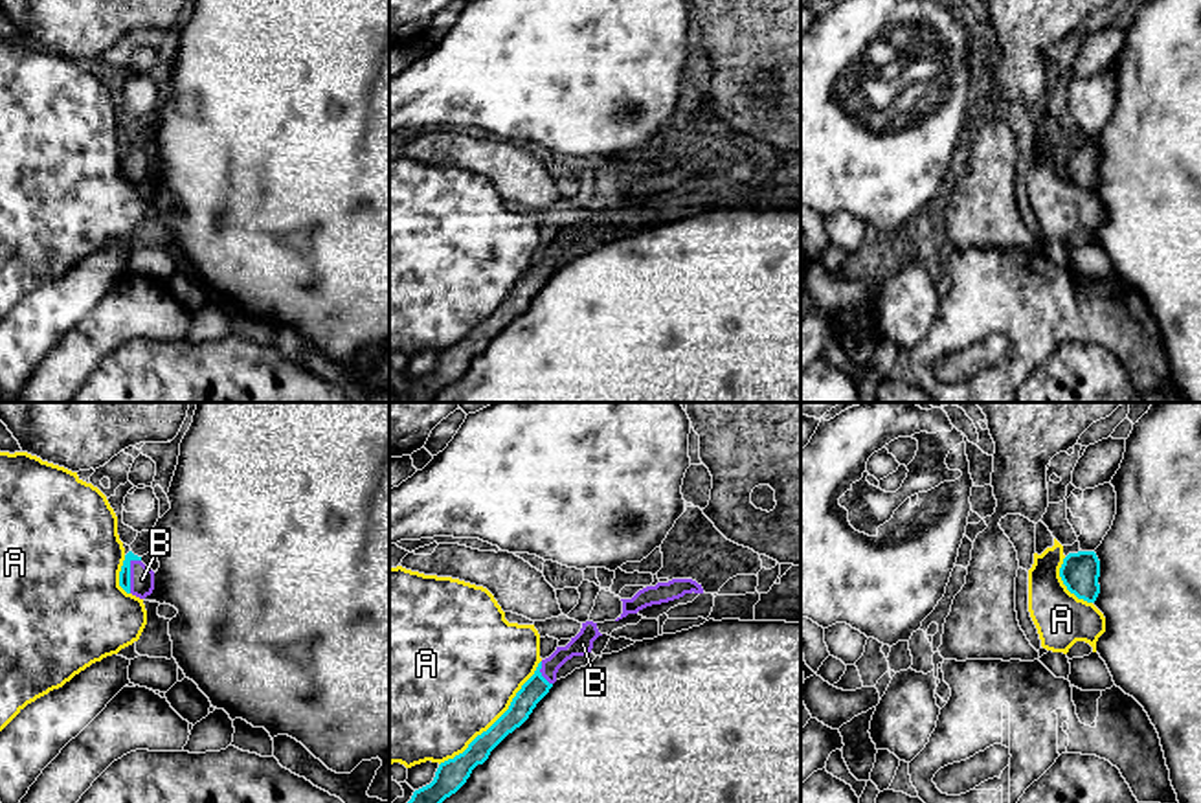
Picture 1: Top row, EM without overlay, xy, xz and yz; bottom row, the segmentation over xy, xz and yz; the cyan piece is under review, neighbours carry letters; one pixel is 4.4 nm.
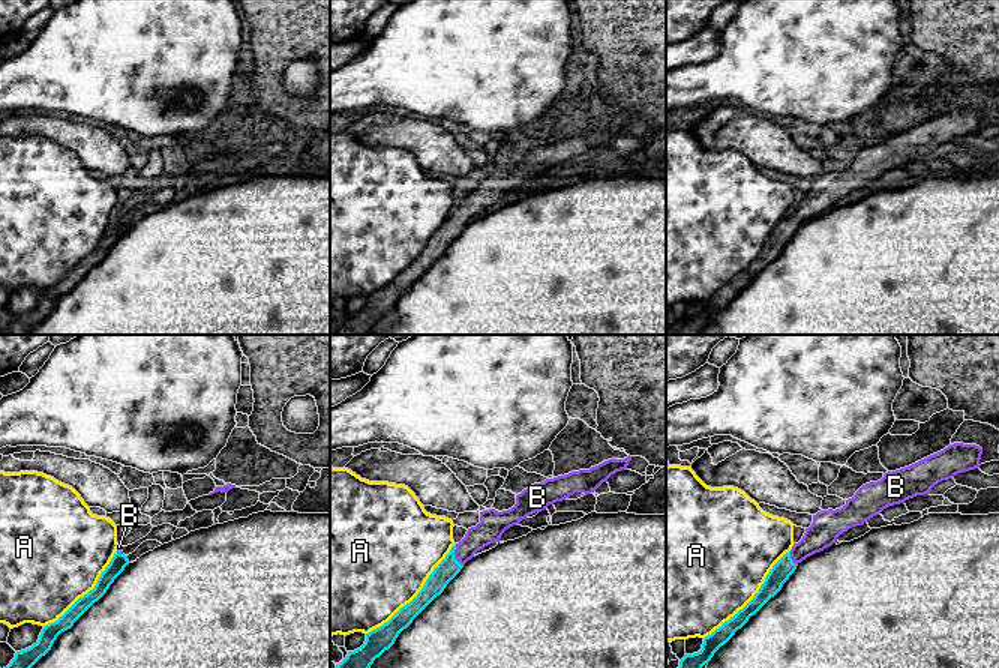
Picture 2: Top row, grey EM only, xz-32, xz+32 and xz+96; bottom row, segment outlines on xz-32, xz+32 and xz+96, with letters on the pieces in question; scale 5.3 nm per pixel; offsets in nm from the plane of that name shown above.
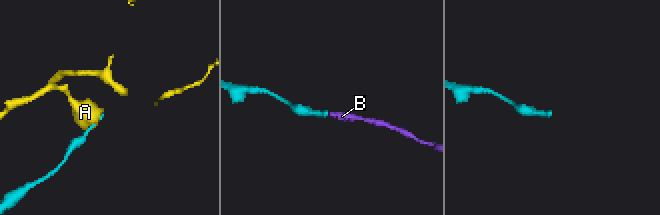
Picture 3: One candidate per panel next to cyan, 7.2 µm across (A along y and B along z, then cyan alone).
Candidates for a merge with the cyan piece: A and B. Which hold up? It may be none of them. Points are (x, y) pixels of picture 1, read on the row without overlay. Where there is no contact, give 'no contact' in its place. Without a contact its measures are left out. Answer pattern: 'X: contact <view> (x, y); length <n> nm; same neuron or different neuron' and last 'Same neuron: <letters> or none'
A: contact xz (498, 307); length 650 nm; different neuron
B: contact xy (129, 162); length 160 nm; same neuron
Same neuron: B

